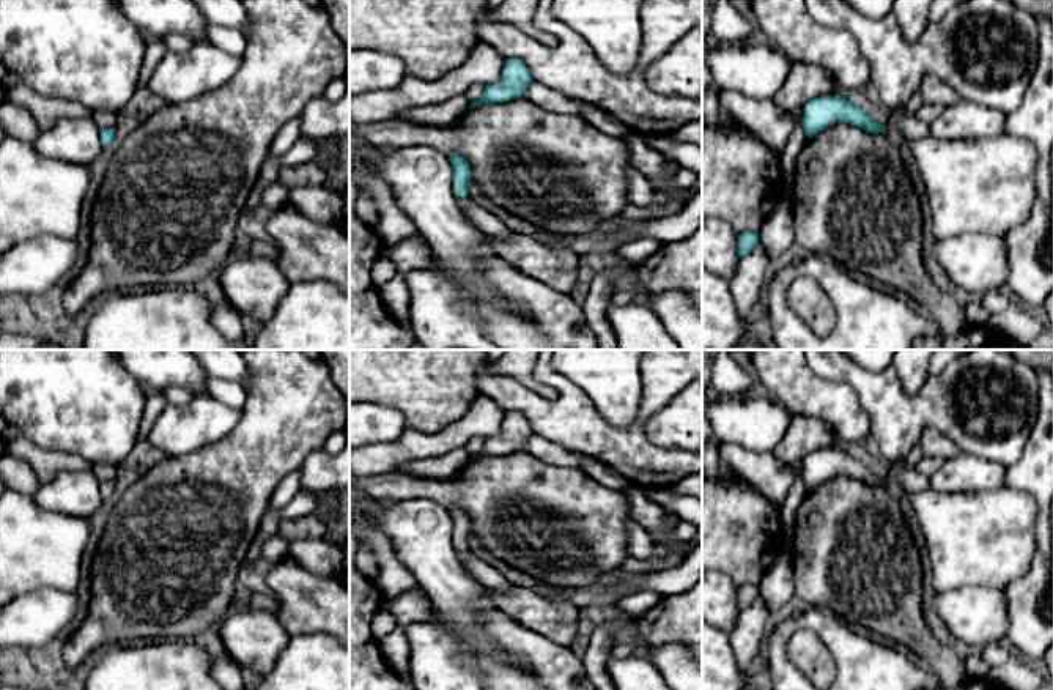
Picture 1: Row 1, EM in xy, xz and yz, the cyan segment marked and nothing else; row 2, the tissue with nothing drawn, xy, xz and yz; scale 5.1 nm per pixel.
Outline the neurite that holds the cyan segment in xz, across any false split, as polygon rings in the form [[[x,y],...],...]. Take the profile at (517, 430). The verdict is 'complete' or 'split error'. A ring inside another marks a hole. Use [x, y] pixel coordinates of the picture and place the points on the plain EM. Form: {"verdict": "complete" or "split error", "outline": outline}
{"verdict": "complete", "outline": [[[507,413],[504,414],[501,435],[497,438],[485,440],[482,449],[471,455],[469,462],[480,460],[482,457],[518,452],[532,435],[534,430],[523,413]]]}

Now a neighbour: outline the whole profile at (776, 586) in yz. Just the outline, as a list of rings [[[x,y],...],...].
[[[782,548],[759,581],[759,597],[770,613],[795,599],[795,566],[790,548]]]

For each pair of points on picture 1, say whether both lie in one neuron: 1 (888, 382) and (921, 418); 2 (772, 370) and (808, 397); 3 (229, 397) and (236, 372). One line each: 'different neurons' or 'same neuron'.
1: same neuron
2: same neuron
3: different neurons

